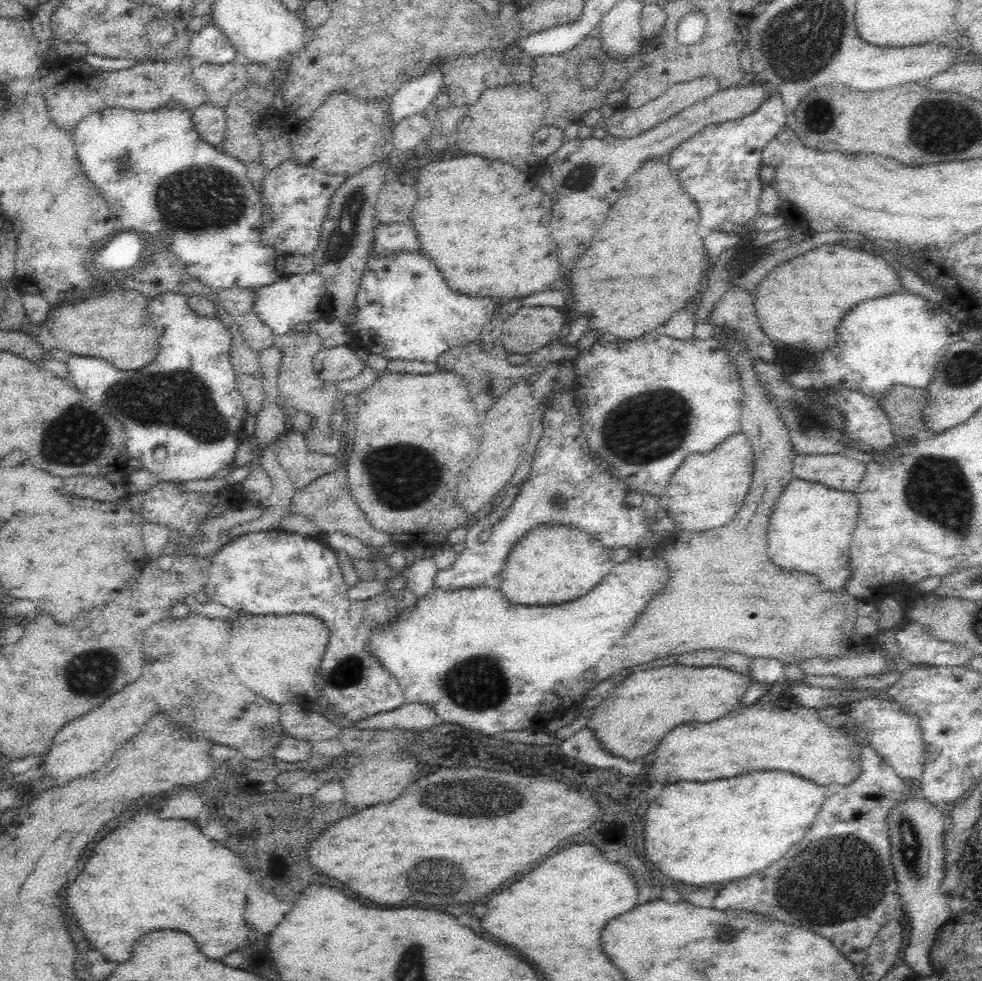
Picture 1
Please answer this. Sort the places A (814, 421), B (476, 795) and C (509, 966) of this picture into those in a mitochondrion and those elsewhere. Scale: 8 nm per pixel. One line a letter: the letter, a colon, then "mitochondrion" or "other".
A: mitochondrion
B: mitochondrion
C: other

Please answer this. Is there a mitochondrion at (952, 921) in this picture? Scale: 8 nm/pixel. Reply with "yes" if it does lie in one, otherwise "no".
no

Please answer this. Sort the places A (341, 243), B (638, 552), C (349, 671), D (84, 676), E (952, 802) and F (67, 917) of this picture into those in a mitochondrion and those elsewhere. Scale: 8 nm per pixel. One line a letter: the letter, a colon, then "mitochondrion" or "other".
A: mitochondrion
B: other
C: mitochondrion
D: mitochondrion
E: other
F: other

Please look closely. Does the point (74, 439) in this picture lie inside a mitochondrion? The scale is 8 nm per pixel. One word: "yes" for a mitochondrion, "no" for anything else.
yes

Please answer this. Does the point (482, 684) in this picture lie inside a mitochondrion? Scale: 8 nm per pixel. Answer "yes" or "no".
yes

